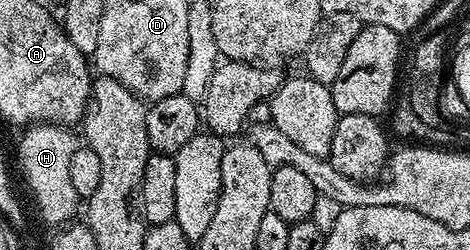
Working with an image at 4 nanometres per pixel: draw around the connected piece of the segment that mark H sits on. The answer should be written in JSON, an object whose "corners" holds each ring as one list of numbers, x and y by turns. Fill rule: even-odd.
{"corners":[[37,122,26,126,17,143,17,163,25,178,25,187,37,206,37,215,45,223,65,225,74,218,79,206,75,188,71,185,71,153,79,146,68,126,55,122]]}

